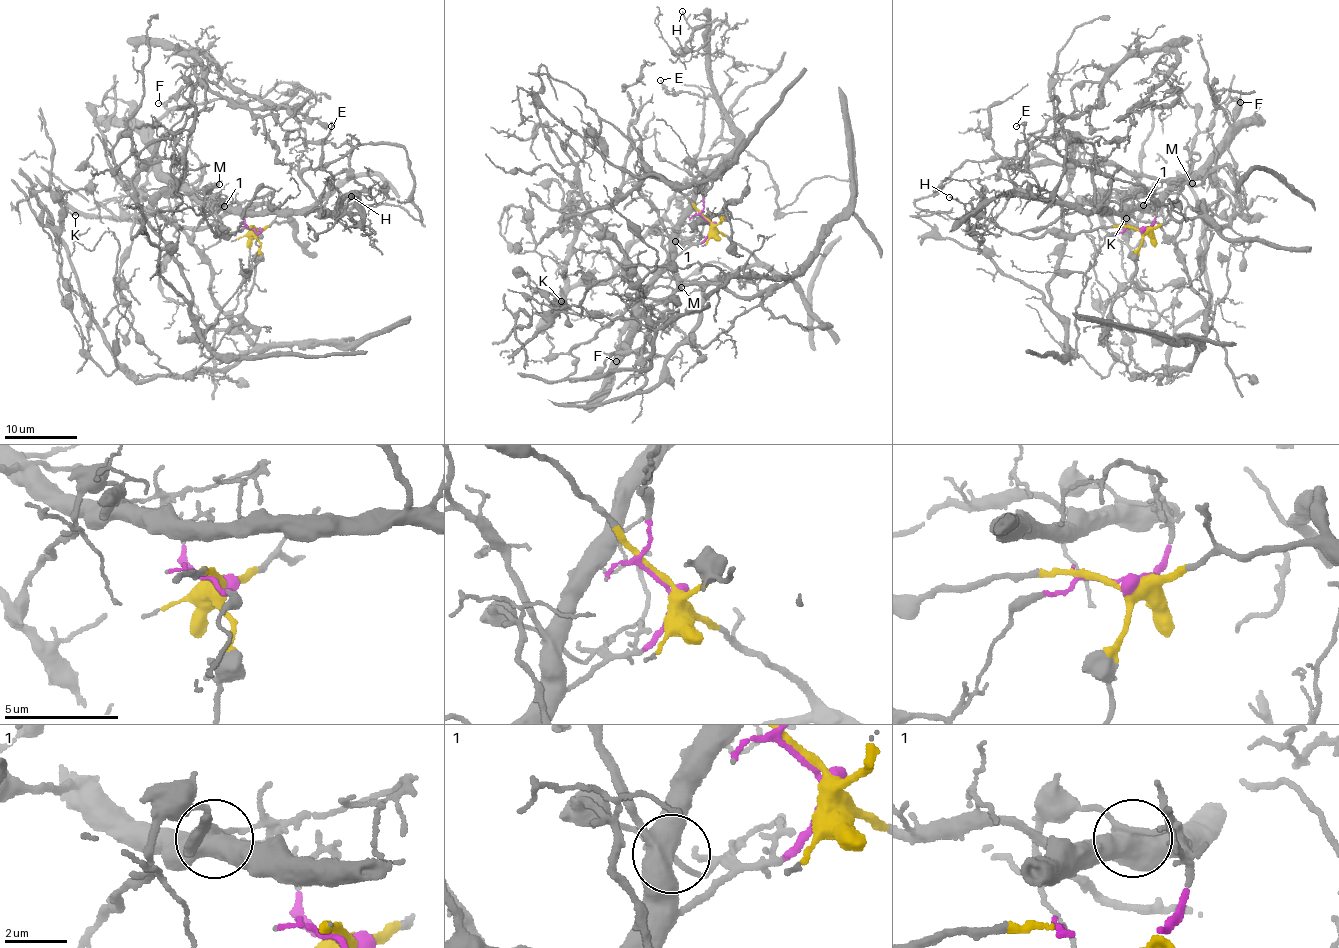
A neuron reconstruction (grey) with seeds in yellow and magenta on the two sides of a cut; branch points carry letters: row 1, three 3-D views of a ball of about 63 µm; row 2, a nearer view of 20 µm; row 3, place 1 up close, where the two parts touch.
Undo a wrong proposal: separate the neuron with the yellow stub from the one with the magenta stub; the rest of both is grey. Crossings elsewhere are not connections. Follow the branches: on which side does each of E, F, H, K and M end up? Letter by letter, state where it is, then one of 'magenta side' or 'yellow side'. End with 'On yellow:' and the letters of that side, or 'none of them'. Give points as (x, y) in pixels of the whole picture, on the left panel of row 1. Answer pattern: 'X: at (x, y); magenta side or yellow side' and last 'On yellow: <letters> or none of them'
E: at (331, 126); magenta side
F: at (158, 103); magenta side
H: at (351, 196); magenta side
K: at (75, 215); yellow side
M: at (219, 184); magenta side
On yellow: K

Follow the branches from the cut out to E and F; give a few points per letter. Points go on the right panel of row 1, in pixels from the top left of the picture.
E: (1139, 228), (1150, 227), (1155, 207), (1070, 208), (1041, 194), (1026, 167), (1023, 124), (1015, 126)
F: (1139, 228), (1150, 227), (1153, 207), (1192, 179), (1229, 132), (1226, 106), (1241, 102)

